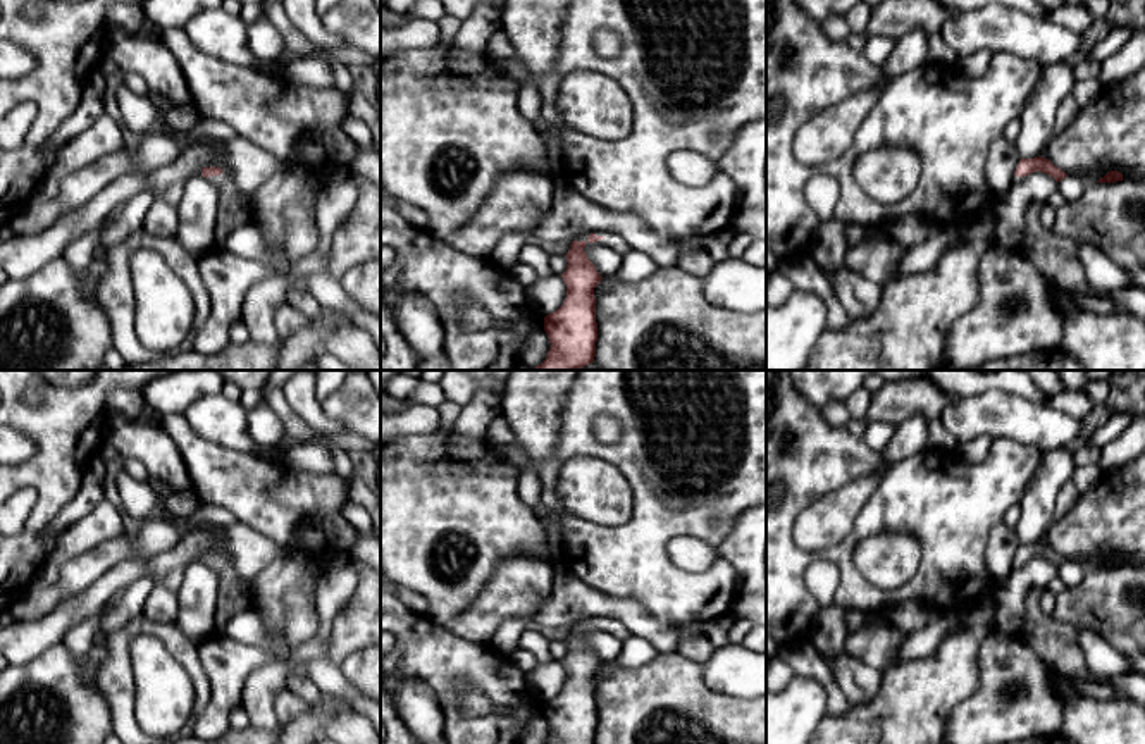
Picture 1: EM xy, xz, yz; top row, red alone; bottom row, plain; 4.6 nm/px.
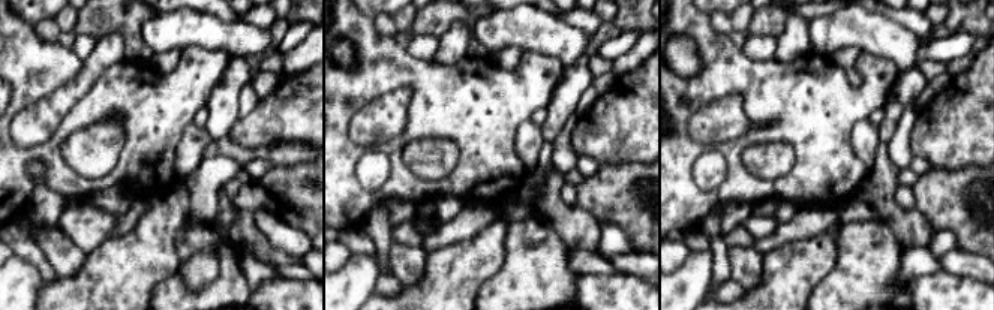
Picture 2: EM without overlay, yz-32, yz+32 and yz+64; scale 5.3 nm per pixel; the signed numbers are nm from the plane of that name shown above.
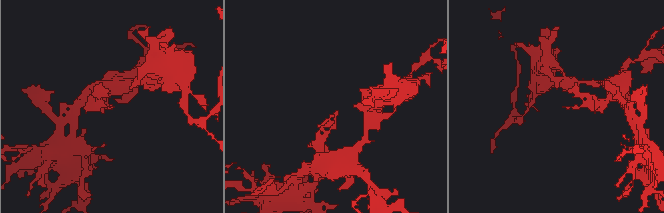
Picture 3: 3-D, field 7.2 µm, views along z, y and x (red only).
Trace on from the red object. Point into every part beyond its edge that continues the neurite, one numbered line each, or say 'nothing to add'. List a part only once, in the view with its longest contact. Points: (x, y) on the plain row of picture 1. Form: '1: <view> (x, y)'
1: xz (615, 627)

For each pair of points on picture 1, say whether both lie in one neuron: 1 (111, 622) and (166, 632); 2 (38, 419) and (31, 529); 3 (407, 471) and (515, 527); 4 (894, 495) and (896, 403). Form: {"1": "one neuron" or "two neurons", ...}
{"1": "two neurons", "2": "one neuron", "3": "one neuron", "4": "two neurons"}

